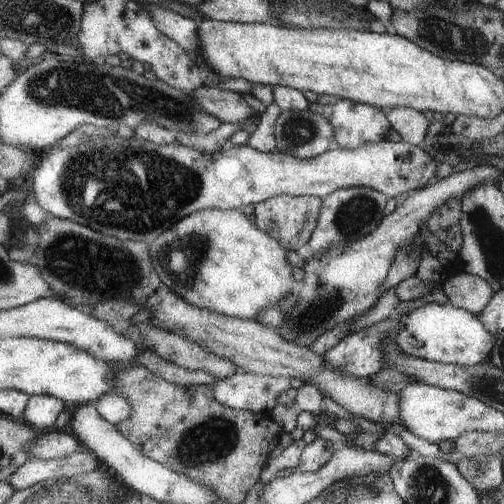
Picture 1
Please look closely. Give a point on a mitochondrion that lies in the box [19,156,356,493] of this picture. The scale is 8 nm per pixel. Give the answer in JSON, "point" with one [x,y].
{"point":[80,259]}

